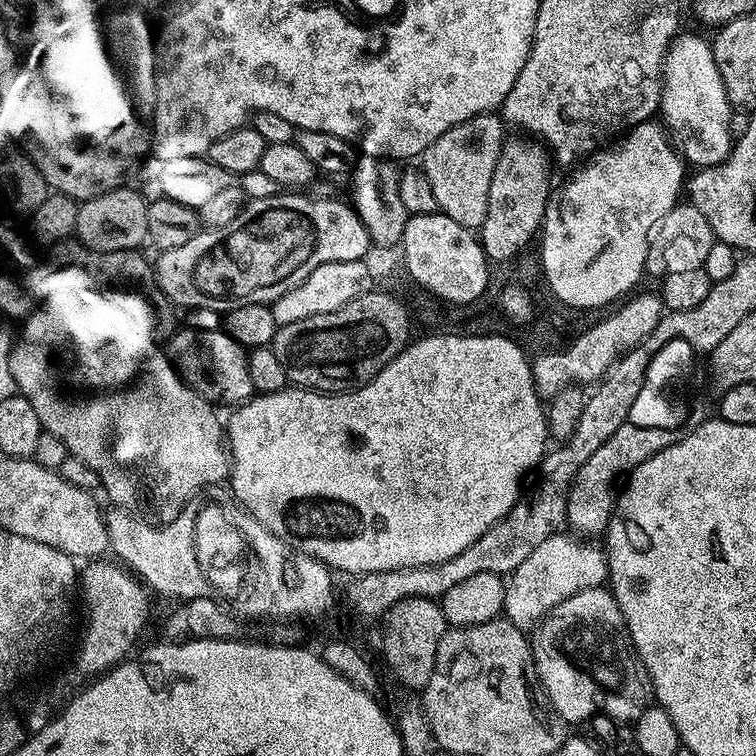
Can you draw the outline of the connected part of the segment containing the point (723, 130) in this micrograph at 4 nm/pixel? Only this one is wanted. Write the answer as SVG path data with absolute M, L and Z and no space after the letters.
M686 32L677 35L676 39L672 41L672 45L668 47L668 53L664 59L664 85L660 95L659 115L664 116L664 120L662 119L663 127L681 157L689 165L696 164L692 166L702 169L720 164L732 152L734 143L732 115L734 115L734 109L728 100L726 86L718 74L718 66L714 62L711 43L707 39L703 40L702 37L695 36L692 32Z

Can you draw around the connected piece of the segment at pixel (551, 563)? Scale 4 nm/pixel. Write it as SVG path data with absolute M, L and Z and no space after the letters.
M558 531L542 542L507 577L503 615L514 626L528 634L554 606L566 602L587 588L605 587L608 579L608 554L596 542L585 542L575 535Z

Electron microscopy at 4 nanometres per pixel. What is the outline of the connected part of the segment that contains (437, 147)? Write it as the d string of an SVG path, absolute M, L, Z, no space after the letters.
M499 115L475 116L458 126L450 126L442 138L430 142L422 157L426 178L430 178L430 190L438 198L439 211L445 212L458 226L479 230L486 222L486 206L490 206L490 178L494 178L494 166L504 149L506 124Z

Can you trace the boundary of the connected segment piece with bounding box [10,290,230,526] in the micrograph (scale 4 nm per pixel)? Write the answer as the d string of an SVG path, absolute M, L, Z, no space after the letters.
M65 290L63 294L50 294L35 310L23 321L24 329L15 337L12 354L10 356L10 374L14 374L14 382L19 395L34 406L38 413L38 422L43 426L45 432L54 434L54 438L62 438L66 442L69 456L77 456L94 474L98 474L100 488L108 491L108 496L125 513L145 521L157 520L157 525L168 524L178 514L193 503L192 499L199 494L203 488L211 484L220 484L229 479L230 476L230 453L226 447L226 428L216 417L217 409L209 401L200 396L184 379L179 372L172 367L171 359L163 351L158 349L157 341L153 340L146 330L140 329L132 319L126 315L124 308L114 306L102 294L90 290Z

